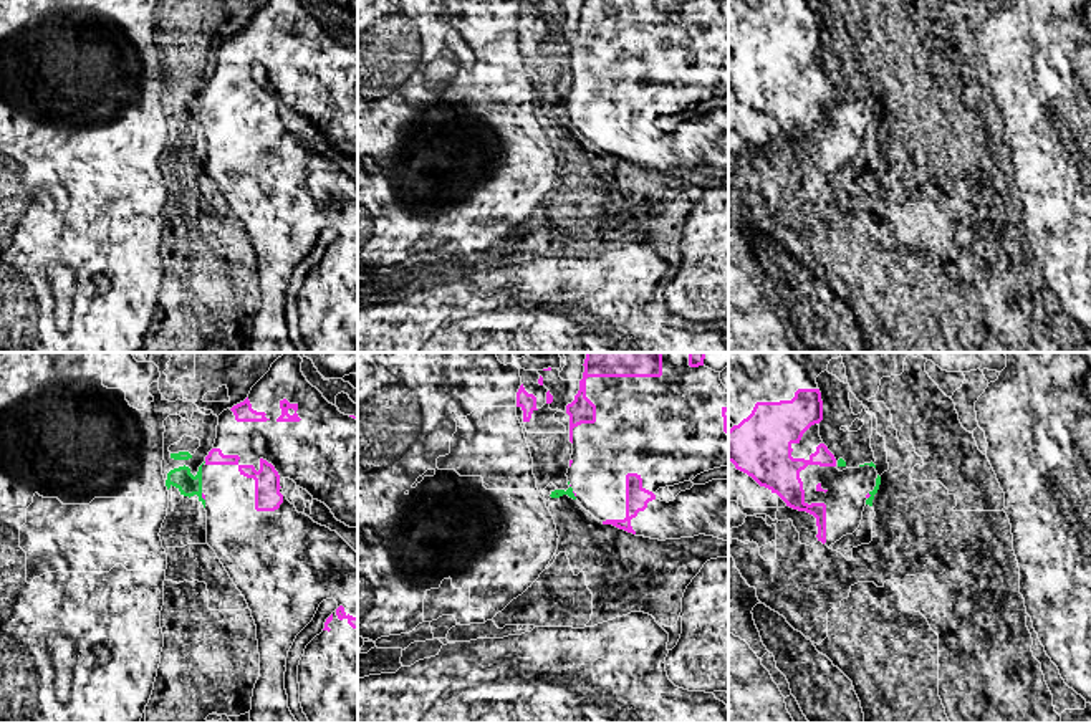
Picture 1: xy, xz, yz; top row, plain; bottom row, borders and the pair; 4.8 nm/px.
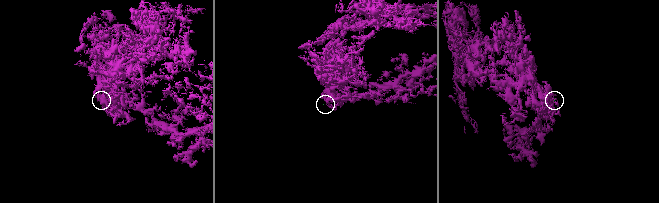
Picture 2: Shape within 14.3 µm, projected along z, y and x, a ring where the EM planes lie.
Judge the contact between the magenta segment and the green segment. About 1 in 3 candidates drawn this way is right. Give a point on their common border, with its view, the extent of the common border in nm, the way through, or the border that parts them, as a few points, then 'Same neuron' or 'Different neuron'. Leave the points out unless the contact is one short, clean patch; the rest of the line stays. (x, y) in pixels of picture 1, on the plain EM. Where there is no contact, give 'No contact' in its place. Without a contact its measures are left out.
Touches magenta at xy (202, 126). Shared border 40 nm. Boundary: xy (201, 123), (204, 129). Different neuron

